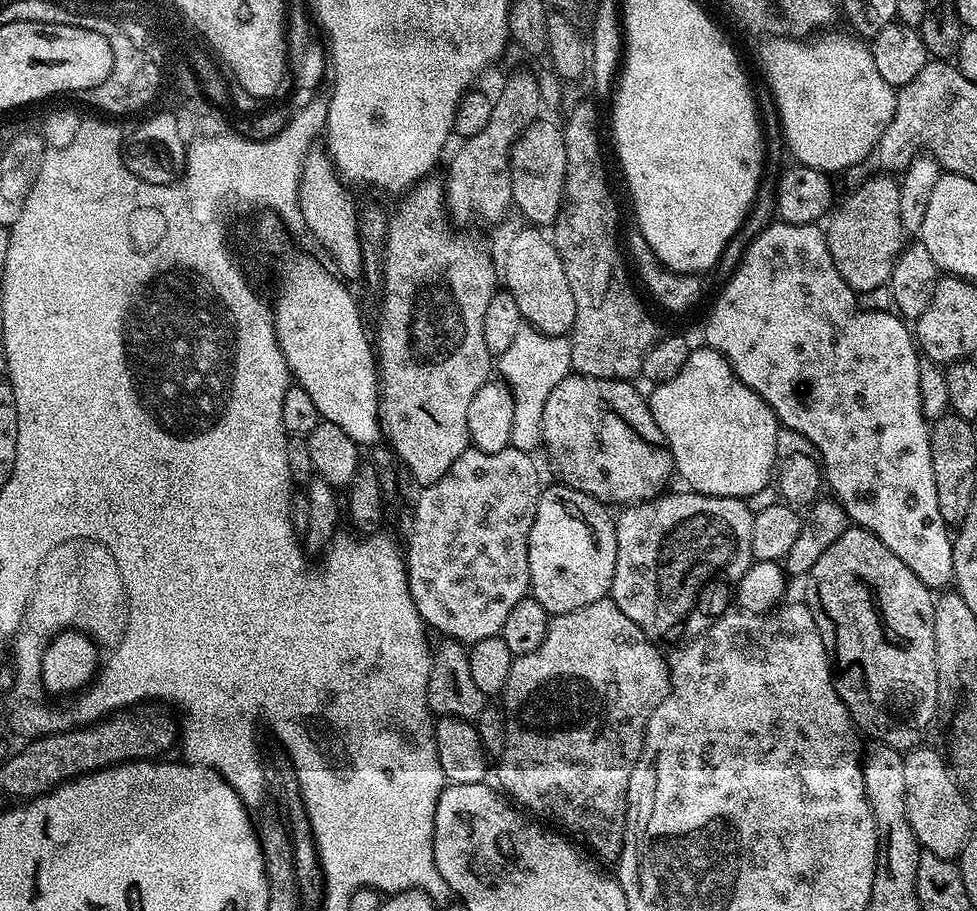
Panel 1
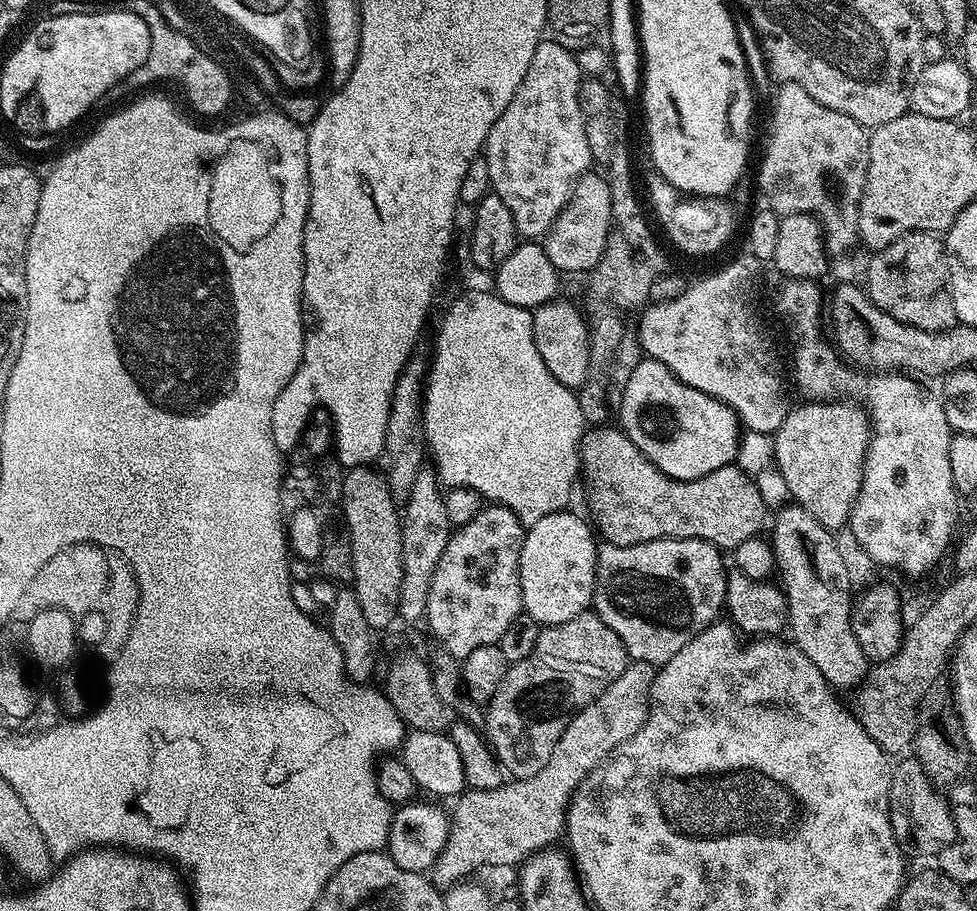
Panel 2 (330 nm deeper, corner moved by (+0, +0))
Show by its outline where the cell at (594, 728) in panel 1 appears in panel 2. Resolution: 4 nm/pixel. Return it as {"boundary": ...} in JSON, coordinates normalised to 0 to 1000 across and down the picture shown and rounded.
{"boundary":[[[603,670],[583,678],[583,683],[562,685],[554,688],[553,699],[542,714],[542,722],[534,722],[534,727],[520,730],[518,744],[514,744],[514,753],[498,769],[493,796],[494,807],[508,827],[512,842],[521,853],[537,856],[547,852],[550,845],[561,838],[565,827],[565,818],[573,809],[575,798],[573,786],[569,780],[577,773],[577,751],[594,751],[603,742],[606,746],[621,749],[633,744],[637,735],[644,729],[643,715],[637,709],[637,700],[616,683],[609,671]]]}

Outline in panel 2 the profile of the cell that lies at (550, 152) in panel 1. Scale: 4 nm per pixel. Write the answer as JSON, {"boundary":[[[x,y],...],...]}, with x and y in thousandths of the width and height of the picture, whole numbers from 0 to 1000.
{"boundary":[[[603,187],[590,199],[581,224],[565,245],[565,251],[556,260],[555,269],[560,283],[573,301],[579,299],[605,300],[616,283],[626,252],[626,218],[624,204],[617,192]]]}

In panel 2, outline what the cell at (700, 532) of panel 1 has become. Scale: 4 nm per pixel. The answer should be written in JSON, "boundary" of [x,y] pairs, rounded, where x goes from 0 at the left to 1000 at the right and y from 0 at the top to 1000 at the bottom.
{"boundary":[[[666,593],[649,599],[633,599],[621,595],[613,598],[610,608],[610,647],[605,666],[611,676],[637,700],[644,726],[656,724],[662,729],[686,727],[702,705],[719,692],[734,684],[741,667],[746,625],[741,623],[738,603],[722,593]]]}

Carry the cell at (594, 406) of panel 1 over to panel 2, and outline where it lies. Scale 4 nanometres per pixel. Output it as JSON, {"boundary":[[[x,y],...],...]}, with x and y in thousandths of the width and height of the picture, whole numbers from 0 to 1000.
{"boundary":[[[606,468],[599,473],[598,483],[594,486],[594,517],[597,530],[598,527],[602,530],[602,558],[606,561],[605,570],[608,572],[609,583],[615,589],[618,587],[617,592],[624,597],[649,599],[666,593],[722,593],[730,597],[732,602],[748,604],[754,602],[759,595],[764,595],[764,591],[775,587],[782,575],[782,544],[778,541],[777,533],[774,532],[775,528],[764,521],[758,514],[753,513],[752,508],[739,512],[713,527],[691,527],[678,516],[673,516],[673,512],[669,512],[669,507],[665,507],[665,503],[661,503],[661,498],[657,498],[657,494],[653,494],[653,490],[649,490],[649,485],[645,485],[643,477],[631,468]]]}

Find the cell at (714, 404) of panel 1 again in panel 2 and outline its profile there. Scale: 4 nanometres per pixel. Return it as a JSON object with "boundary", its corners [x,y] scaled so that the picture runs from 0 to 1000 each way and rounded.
{"boundary":[[[662,393],[655,394],[649,411],[645,411],[645,419],[641,419],[633,465],[673,516],[691,527],[713,527],[750,508],[759,477],[752,450],[699,422],[678,397]]]}

